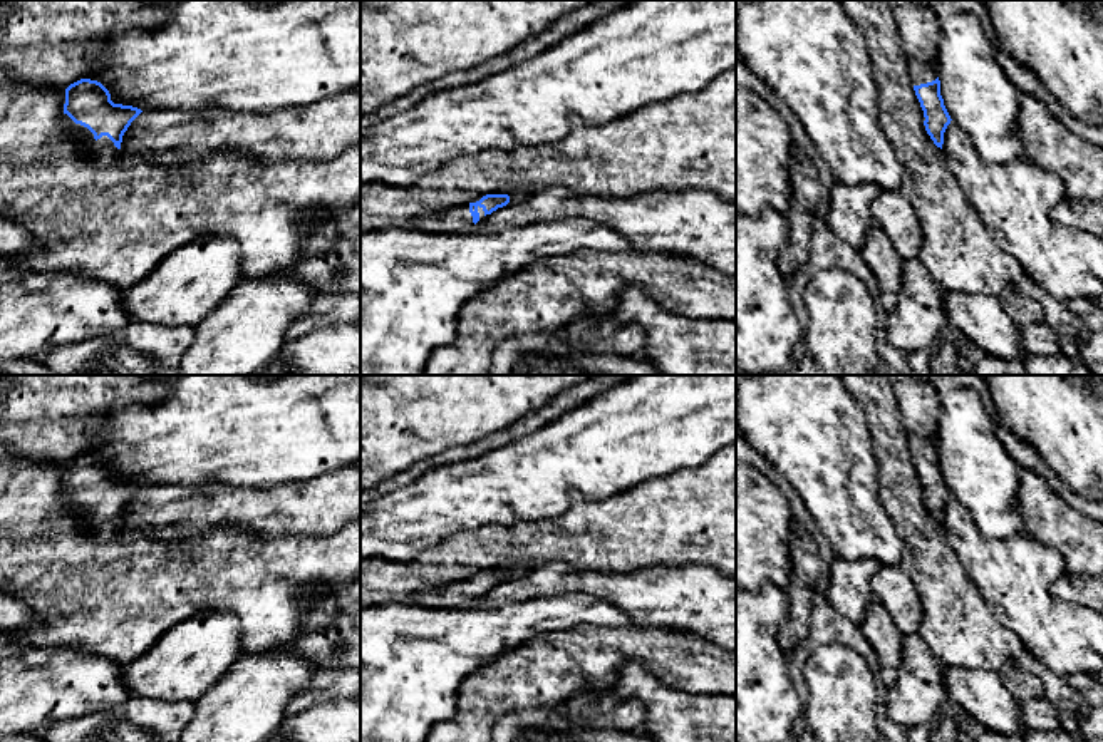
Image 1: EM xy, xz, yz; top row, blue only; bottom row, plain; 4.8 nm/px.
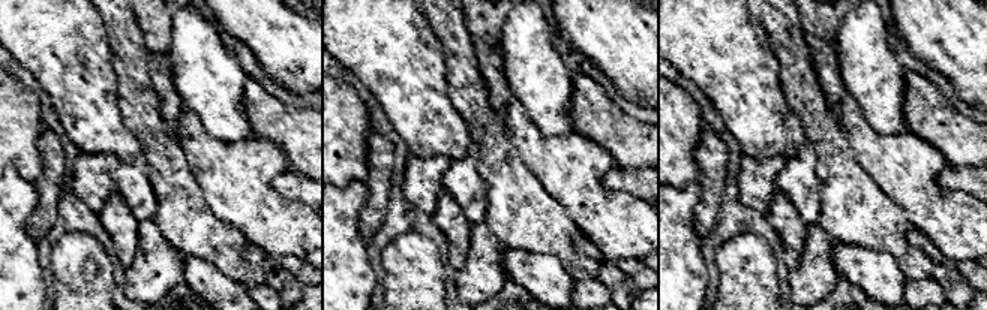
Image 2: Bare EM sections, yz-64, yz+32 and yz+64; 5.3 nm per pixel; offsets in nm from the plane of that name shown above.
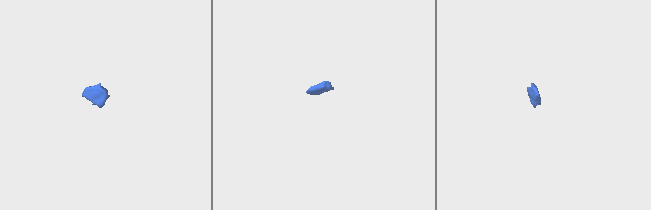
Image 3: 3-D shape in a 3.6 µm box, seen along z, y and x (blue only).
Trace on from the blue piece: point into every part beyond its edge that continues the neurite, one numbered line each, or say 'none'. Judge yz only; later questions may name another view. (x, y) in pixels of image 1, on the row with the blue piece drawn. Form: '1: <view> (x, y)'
1: yz (921, 72)

